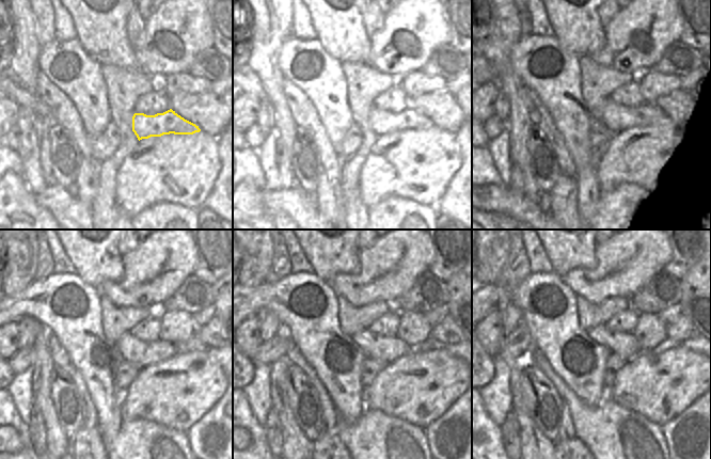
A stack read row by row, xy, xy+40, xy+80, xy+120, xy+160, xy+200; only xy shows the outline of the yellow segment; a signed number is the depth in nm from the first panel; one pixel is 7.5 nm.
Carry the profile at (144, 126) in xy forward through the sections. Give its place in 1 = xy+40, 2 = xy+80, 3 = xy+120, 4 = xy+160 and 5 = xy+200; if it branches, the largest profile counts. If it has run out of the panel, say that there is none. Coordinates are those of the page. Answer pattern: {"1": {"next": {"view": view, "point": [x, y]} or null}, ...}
{"1": {"next": {"view": "xy+40", "point": [381, 122]}}, "2": {"next": {"view": "xy+80", "point": [617, 117]}}, "3": {"next": {"view": "xy+120", "point": [140, 353]}}, "4": {"next": {"view": "xy+160", "point": [385, 349]}}, "5": {"next": {"view": "xy+200", "point": [626, 345]}}}

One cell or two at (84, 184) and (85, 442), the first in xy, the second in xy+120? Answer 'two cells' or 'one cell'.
one cell

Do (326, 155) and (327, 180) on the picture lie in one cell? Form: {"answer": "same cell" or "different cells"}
{"answer": "different cells"}

